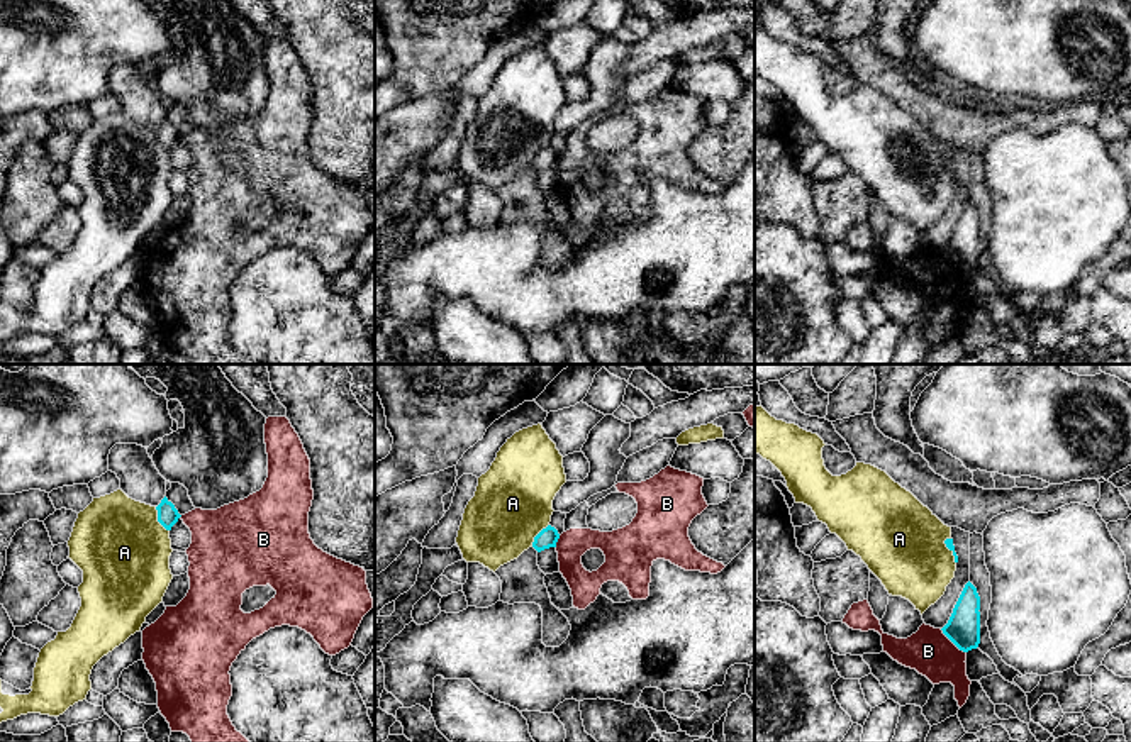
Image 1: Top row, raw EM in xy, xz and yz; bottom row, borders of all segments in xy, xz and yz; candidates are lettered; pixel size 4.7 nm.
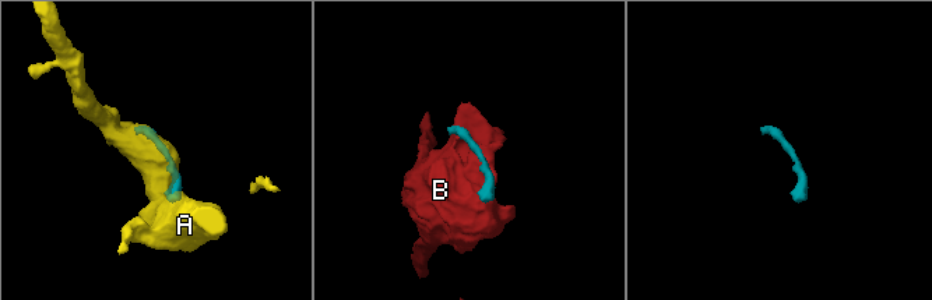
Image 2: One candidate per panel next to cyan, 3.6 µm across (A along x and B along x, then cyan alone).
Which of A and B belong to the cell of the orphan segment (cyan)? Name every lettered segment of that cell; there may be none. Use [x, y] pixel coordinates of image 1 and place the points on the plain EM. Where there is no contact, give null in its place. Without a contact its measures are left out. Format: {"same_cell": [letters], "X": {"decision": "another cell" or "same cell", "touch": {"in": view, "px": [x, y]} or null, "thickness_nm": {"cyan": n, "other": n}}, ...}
{"same_cell": ["A"], "A": {"decision": "same cell", "touch": {"in": "xy", "px": [158, 139]}, "thickness_nm": {"cyan": 100, "other": 440}}, "B": {"decision": "another cell", "touch": {"in": "yz", "px": [953, 263]}, "thickness_nm": {"cyan": 160, "other": 220}}}

